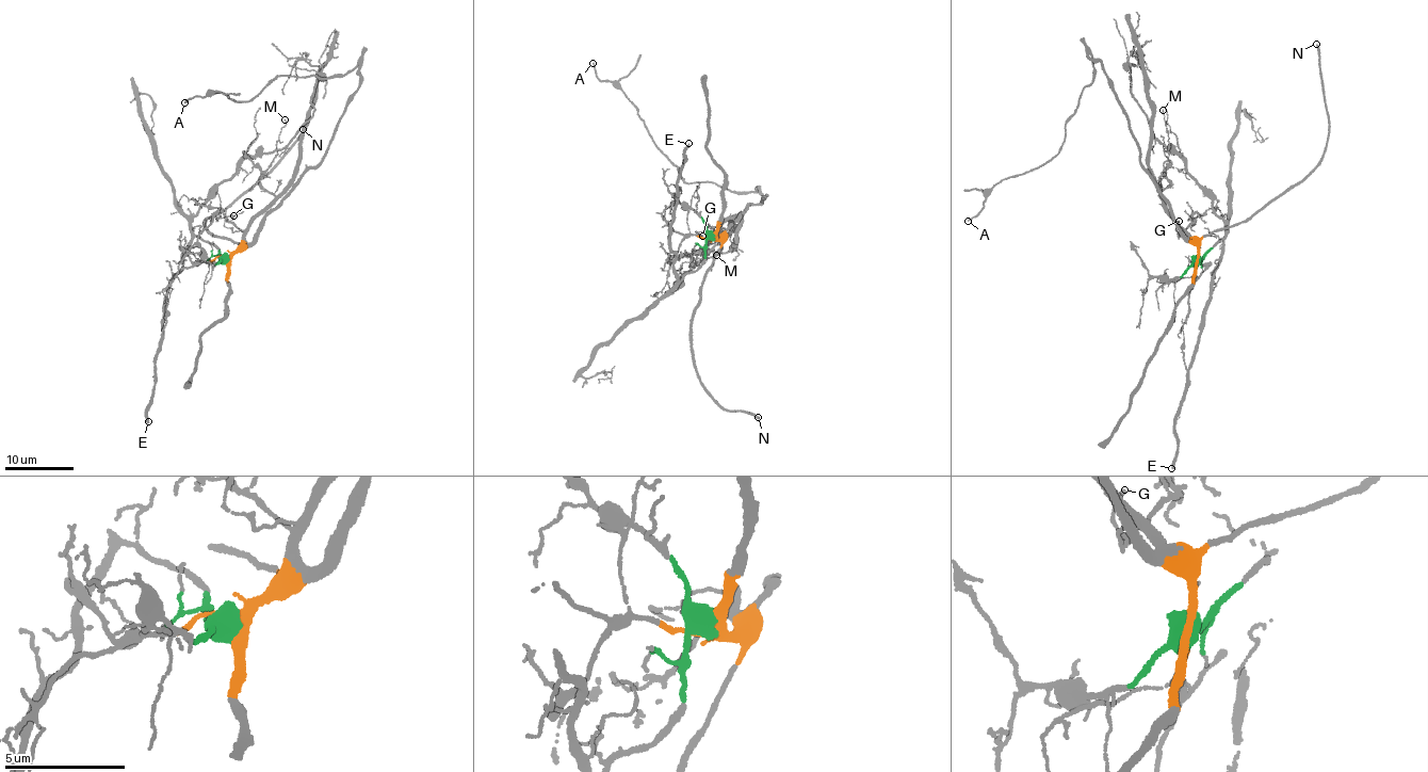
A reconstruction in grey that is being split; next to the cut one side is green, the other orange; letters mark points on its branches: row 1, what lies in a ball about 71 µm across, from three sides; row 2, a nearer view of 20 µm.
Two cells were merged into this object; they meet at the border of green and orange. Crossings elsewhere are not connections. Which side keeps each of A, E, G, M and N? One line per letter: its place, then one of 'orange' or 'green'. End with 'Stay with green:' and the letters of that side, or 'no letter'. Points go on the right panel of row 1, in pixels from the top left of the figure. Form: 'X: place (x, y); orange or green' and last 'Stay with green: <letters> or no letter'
A: place (968, 221); orange
E: place (1171, 468); green
G: place (1179, 221); orange
M: place (1163, 110); orange
N: place (1316, 44); orange
Stay with green: E

